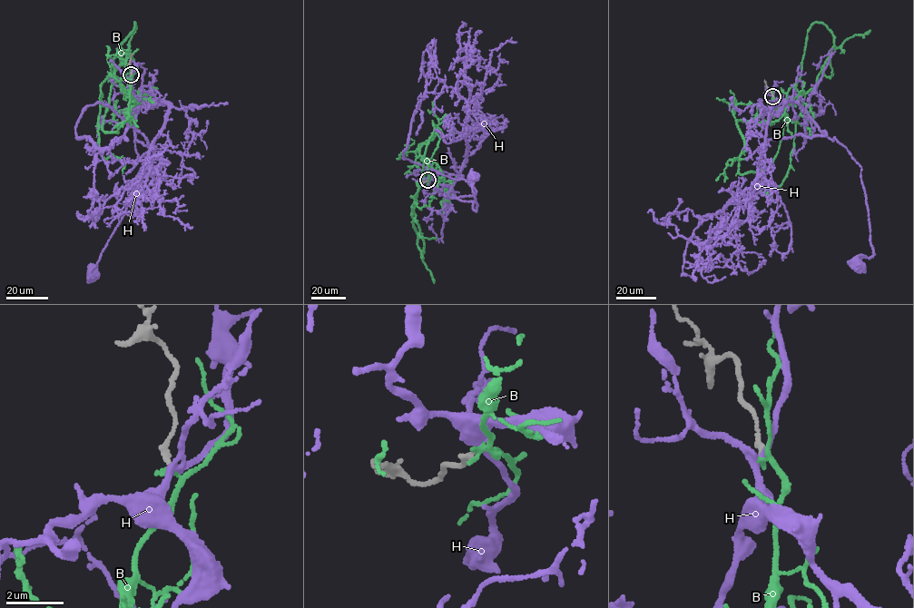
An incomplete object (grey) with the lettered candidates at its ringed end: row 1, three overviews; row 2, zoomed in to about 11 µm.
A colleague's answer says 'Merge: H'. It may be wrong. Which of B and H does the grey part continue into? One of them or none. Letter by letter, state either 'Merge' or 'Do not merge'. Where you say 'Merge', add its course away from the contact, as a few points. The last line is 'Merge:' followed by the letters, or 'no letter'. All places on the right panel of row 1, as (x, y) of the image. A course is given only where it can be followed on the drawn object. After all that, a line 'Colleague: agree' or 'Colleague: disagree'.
B: Do not merge
H: Merge. Its course: (772, 96), (782, 107), (800, 102), (818, 130), (844, 145), (860, 168), (872, 253), (856, 259), (859, 266)
Merge: H
Colleague: agree

